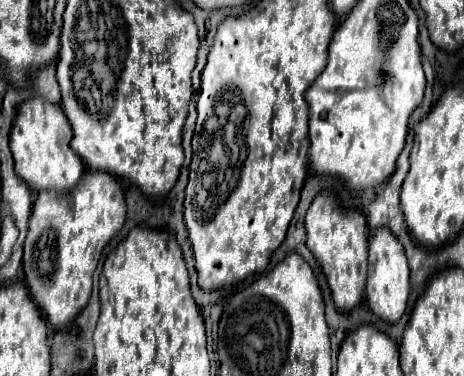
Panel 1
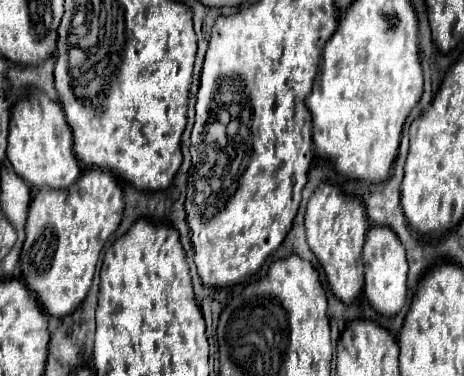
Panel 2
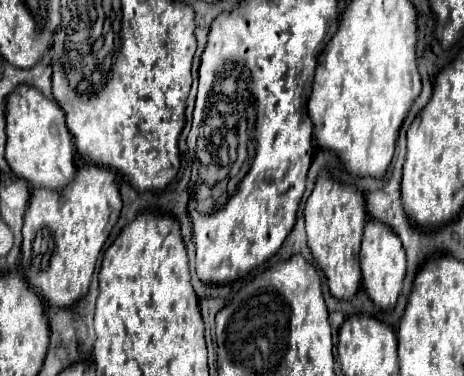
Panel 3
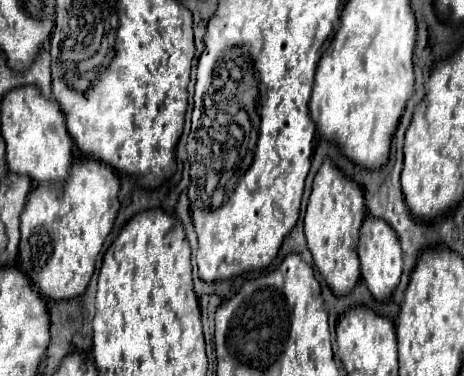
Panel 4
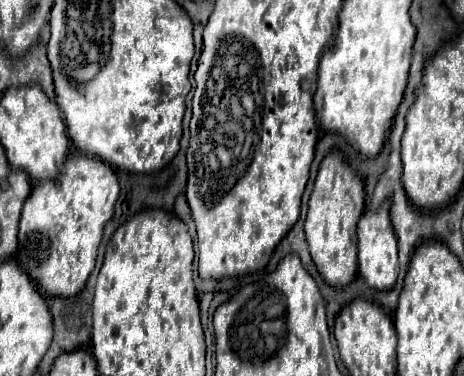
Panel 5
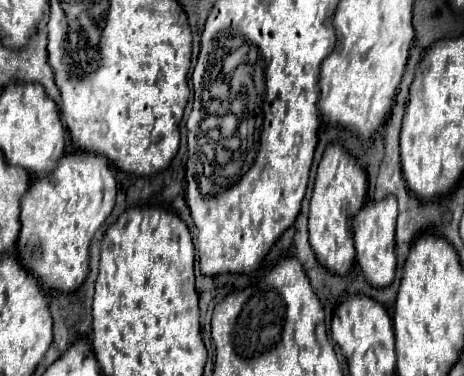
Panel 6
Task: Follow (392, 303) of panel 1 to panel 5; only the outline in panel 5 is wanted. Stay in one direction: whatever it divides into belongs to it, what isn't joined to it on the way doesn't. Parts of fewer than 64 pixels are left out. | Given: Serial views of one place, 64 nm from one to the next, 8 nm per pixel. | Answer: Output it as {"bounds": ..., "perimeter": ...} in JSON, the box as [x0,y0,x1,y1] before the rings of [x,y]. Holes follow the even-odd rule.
{"bounds":[358,202,398,292],"perimeter":[[[386,202],[380,210],[366,210],[358,222],[358,268],[362,278],[378,292],[392,290],[398,280],[398,240],[392,232],[392,224],[388,220],[390,204]]]}

